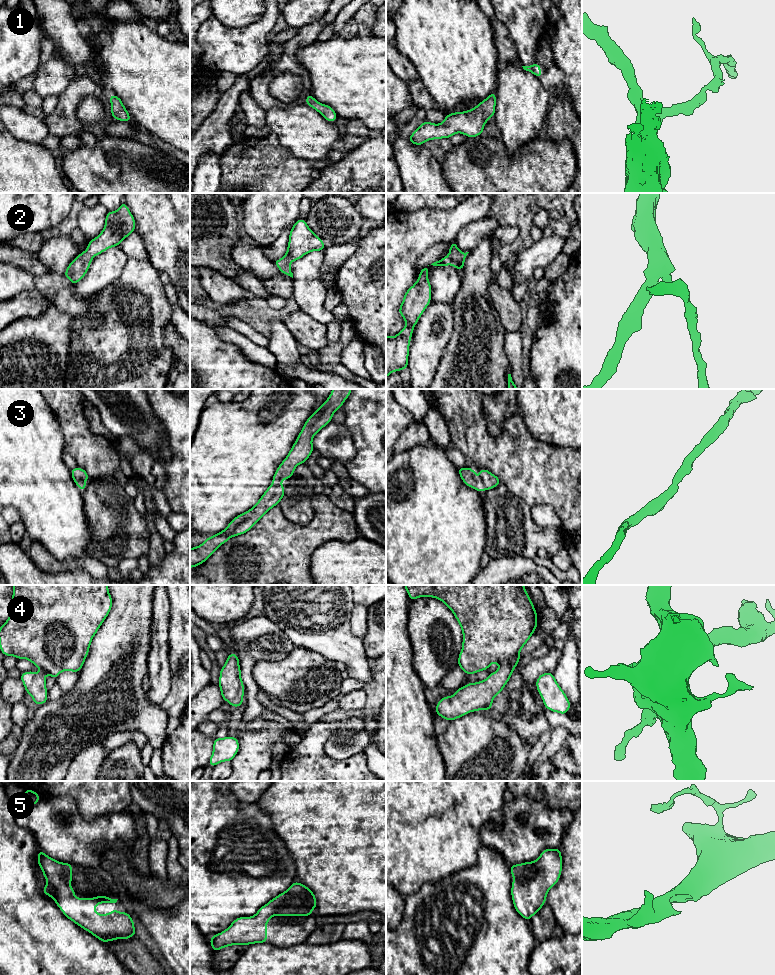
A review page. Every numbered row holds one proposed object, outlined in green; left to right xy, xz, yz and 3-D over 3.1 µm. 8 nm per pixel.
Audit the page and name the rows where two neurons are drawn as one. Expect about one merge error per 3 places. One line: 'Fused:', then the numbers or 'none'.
Fused: none

